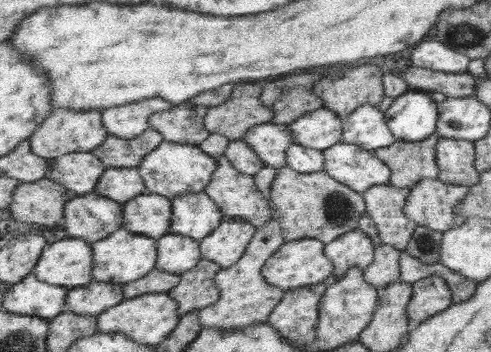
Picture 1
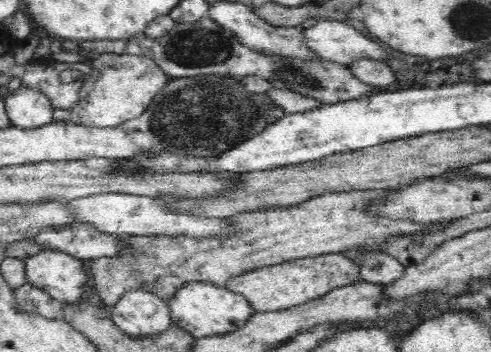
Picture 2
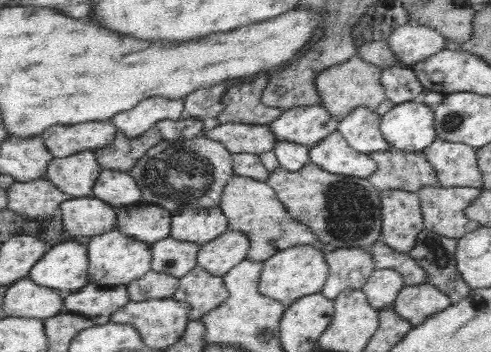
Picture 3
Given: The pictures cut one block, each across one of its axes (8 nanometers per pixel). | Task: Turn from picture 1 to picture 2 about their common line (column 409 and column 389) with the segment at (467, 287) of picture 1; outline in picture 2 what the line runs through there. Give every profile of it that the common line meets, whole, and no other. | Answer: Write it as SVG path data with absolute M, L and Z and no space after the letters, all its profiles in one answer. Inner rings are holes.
M366 252L362 256L364 264L360 268L360 282L374 282L390 286L400 280L408 268L404 268L396 258L382 252Z

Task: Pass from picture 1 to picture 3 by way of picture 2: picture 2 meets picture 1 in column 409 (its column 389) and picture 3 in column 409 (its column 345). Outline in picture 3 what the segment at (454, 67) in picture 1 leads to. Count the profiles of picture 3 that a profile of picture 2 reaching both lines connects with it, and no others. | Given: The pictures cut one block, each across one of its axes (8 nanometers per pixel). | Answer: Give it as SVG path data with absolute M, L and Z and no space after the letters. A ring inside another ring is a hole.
M407 22L393 28L385 42L389 44L395 64L413 66L417 62L423 62L423 58L431 58L431 54L437 54L443 48L445 38L429 26Z

